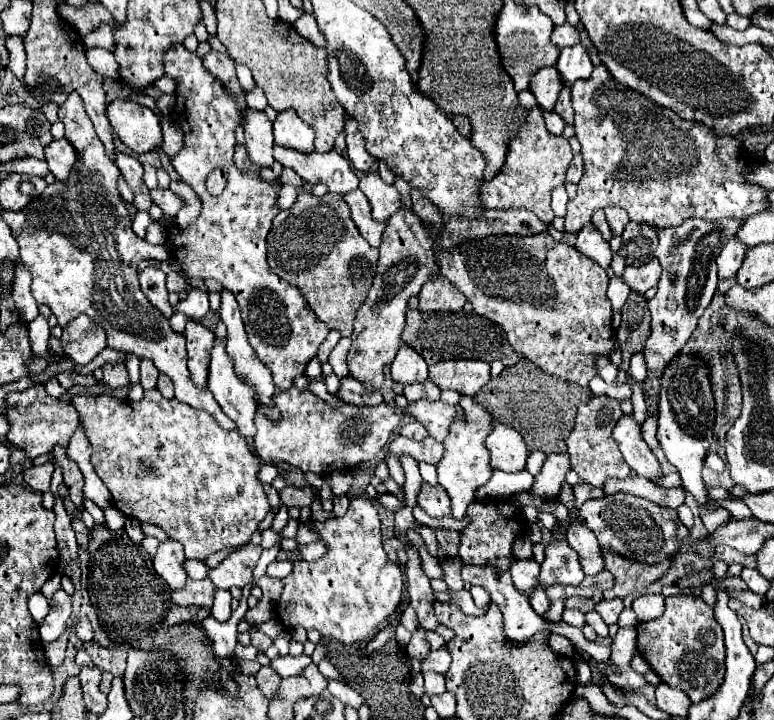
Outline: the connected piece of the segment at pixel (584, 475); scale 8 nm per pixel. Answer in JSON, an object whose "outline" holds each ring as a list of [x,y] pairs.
{"outline":[[[596,395],[586,405],[578,407],[576,425],[568,437],[570,465],[580,475],[582,481],[594,487],[602,487],[608,477],[626,479],[630,475],[630,467],[624,463],[624,457],[620,455],[620,449],[612,439],[612,427],[616,425],[616,419],[620,415],[622,415],[622,409],[618,405],[618,399],[610,399],[606,395]]]}

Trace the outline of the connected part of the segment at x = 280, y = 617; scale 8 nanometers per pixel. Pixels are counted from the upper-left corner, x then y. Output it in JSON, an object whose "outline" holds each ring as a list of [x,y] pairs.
{"outline":[[[366,497],[350,501],[346,515],[332,517],[324,523],[312,521],[312,531],[320,535],[328,551],[322,559],[306,563],[296,561],[288,577],[284,577],[282,595],[274,607],[274,617],[284,629],[304,627],[316,629],[342,645],[358,645],[370,641],[388,617],[398,609],[404,577],[398,565],[390,563],[382,549],[380,519],[374,503]]]}

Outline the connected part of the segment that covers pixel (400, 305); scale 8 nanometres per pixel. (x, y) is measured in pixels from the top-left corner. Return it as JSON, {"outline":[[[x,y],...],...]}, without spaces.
{"outline":[[[400,209],[382,235],[380,243],[380,261],[377,263],[376,275],[372,287],[368,291],[366,301],[356,311],[352,347],[348,353],[350,377],[368,385],[372,389],[380,389],[384,383],[384,367],[392,363],[396,351],[400,349],[400,335],[404,331],[404,309],[408,299],[420,293],[420,287],[438,275],[436,257],[432,255],[432,241],[428,239],[426,225],[416,219],[410,209]]]}

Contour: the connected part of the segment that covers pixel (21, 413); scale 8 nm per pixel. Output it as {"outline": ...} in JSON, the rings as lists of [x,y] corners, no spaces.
{"outline":[[[32,391],[8,395],[8,421],[10,421],[10,431],[6,439],[12,445],[24,449],[30,459],[48,453],[54,445],[68,447],[68,441],[80,423],[76,409],[68,401],[54,399],[50,395],[44,395],[40,401],[36,401],[36,393]]]}

